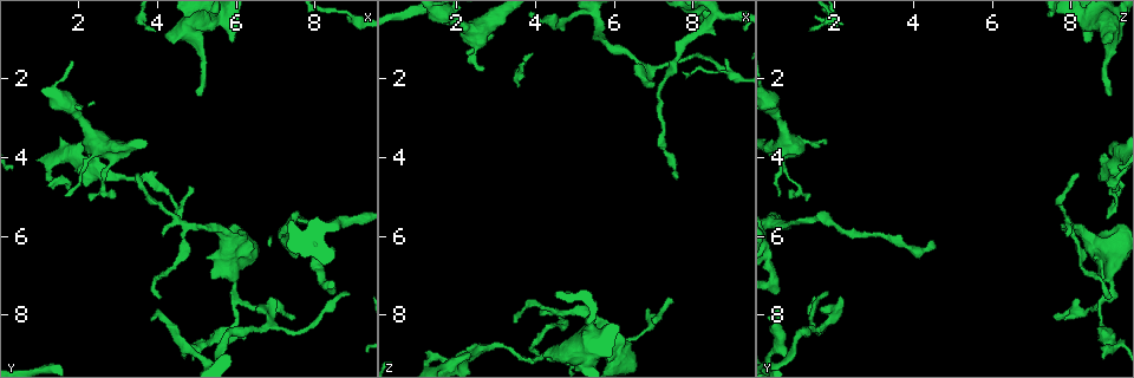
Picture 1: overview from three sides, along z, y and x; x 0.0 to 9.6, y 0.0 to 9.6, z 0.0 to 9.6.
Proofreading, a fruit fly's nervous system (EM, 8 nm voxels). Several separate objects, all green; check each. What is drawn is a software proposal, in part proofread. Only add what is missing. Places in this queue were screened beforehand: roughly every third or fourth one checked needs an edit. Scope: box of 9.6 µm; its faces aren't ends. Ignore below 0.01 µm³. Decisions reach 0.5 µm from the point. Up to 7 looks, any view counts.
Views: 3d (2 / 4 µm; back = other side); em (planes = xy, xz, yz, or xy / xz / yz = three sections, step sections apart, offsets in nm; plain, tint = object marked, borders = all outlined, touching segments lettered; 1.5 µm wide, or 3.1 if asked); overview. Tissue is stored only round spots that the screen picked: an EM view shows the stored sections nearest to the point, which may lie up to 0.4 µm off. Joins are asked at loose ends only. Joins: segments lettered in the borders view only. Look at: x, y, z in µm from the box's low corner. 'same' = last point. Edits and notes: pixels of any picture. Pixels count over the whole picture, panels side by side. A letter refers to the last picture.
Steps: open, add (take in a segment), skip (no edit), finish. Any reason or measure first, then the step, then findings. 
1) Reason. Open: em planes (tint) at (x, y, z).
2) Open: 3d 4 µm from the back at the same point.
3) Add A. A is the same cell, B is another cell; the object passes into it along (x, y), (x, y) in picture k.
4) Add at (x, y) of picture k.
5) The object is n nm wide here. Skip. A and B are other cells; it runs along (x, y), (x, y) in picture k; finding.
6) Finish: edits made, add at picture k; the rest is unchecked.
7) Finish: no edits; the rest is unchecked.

Open: 3d 4 µm at (2.35, 3.70, 9.00).

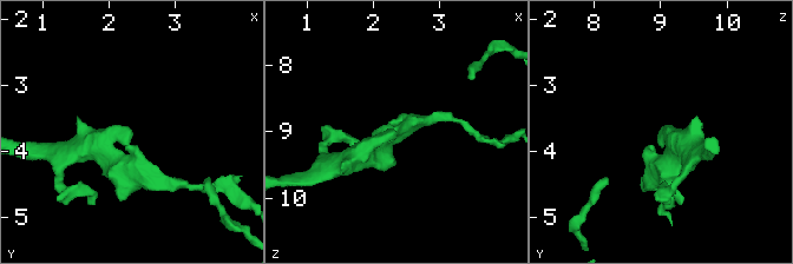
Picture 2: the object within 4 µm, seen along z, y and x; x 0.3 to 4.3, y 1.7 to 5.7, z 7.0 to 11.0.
Open: em xy step 8 (tint) at (2.35, 3.70, 9.00).

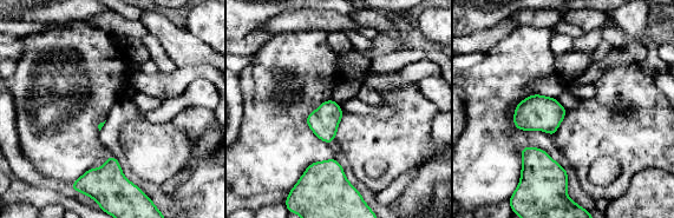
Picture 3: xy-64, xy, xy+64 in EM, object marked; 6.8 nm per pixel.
Another direction. Open: em planes (borders) at the same point.

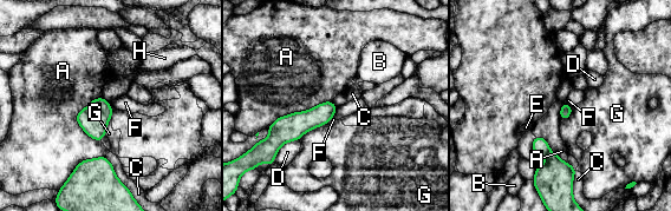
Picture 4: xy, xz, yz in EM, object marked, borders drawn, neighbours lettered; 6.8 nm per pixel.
Skip. A, B, C, D, E, F, G and H are other cells; a border runs along (535, 136), (541, 136), (568, 164) in picture 4; none of them fits.

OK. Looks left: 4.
Open: em xy step 8 (tint) at (5.05, 2.50, 9.00).

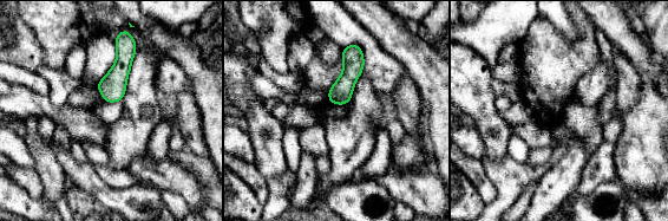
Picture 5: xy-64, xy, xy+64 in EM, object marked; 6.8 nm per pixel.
Cut it another way. Open: em planes (borders) at the same point.

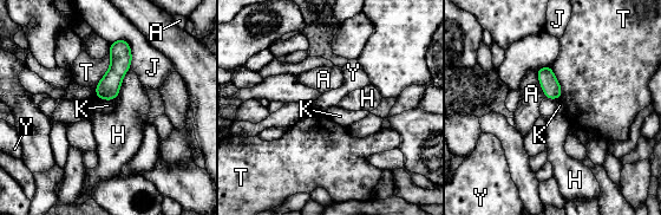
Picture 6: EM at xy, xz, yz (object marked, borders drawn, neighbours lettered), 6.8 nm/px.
Skip. A, H, J, K, T and Y are other cells; it runs along (123, 43), (120, 64), (103, 96) in picture 6; no lettered segment goes on from it.

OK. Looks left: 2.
An open end. Open: 3d 4 µm at (8.80, 7.55, 1.80).

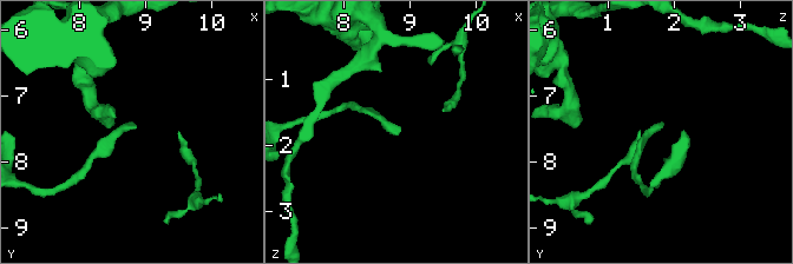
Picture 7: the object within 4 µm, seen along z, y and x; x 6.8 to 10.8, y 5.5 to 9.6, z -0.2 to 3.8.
Open: em planes (borders) at (8.80, 7.50, 1.75).

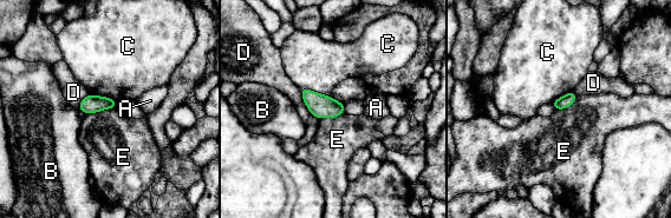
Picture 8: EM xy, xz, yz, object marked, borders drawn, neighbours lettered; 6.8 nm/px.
The longest contact is with E, 220 nm. Skip. A, B, C, D and E are other cells; a border runs along (116, 106), (85, 114) in picture 8; no lettered segment goes on from it.

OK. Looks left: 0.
Finish: no edits; the rest is unchecked.

